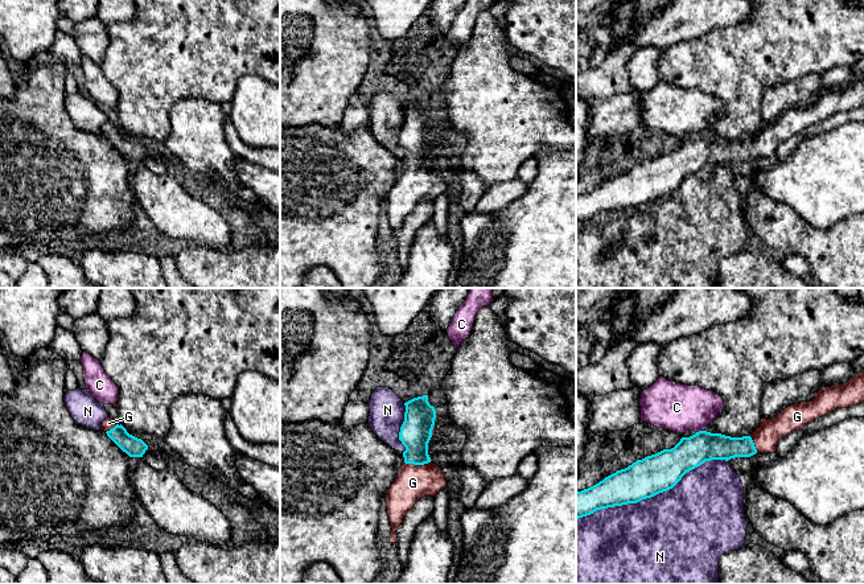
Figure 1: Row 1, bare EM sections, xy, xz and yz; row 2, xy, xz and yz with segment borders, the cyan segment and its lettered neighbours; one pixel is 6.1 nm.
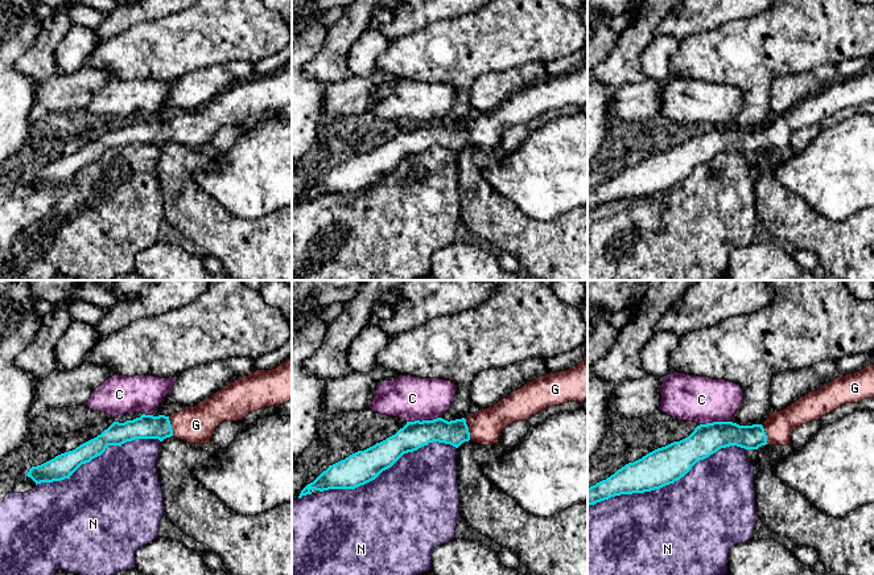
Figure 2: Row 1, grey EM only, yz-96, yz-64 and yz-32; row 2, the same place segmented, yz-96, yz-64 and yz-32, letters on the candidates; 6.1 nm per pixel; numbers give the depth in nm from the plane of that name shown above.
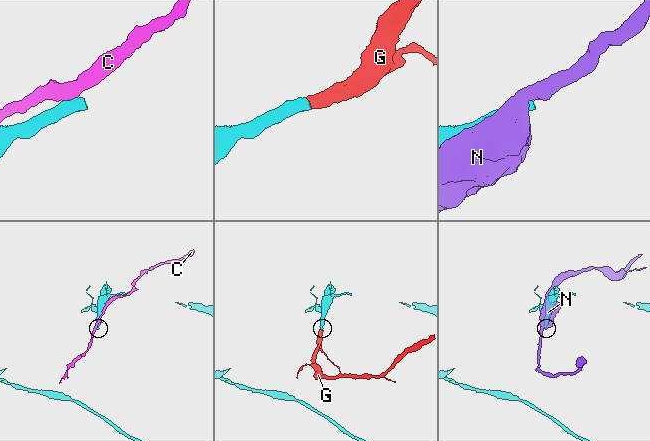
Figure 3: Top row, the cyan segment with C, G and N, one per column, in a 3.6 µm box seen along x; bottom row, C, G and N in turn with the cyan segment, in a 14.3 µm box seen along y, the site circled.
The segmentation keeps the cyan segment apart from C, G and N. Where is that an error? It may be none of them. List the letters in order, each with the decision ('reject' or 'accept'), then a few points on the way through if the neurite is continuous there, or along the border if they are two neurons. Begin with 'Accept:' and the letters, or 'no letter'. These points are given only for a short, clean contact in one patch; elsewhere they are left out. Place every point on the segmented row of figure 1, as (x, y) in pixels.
Accept: G
C: reject
G: accept | across xz (415, 434), (418, 464), (418, 476), (412, 482)
N: reject

